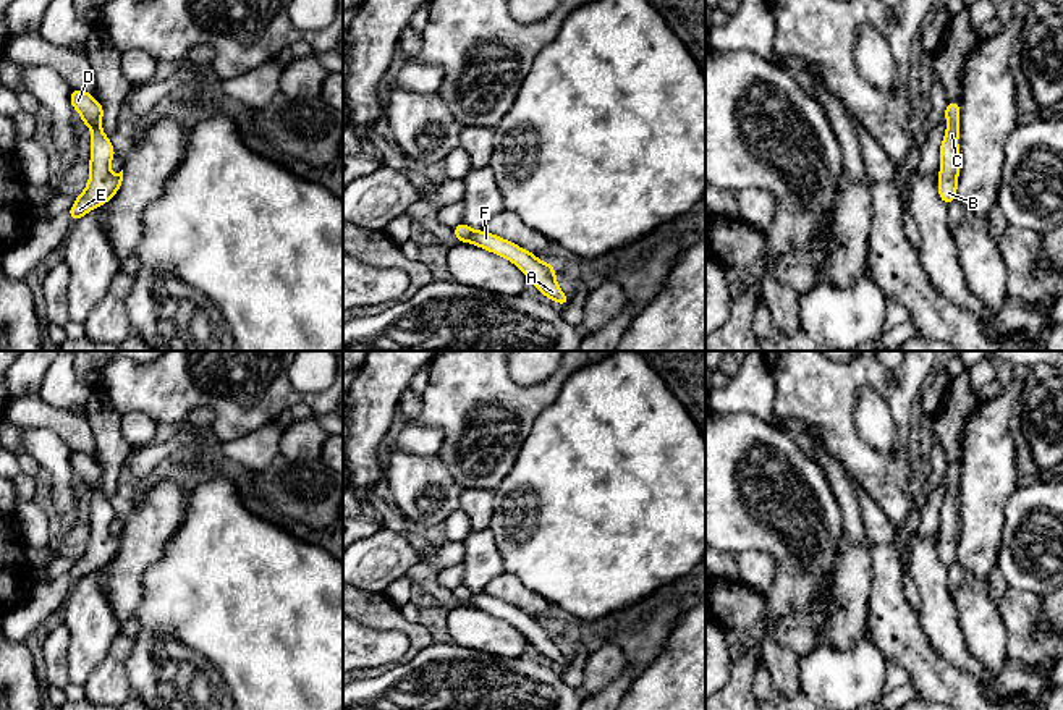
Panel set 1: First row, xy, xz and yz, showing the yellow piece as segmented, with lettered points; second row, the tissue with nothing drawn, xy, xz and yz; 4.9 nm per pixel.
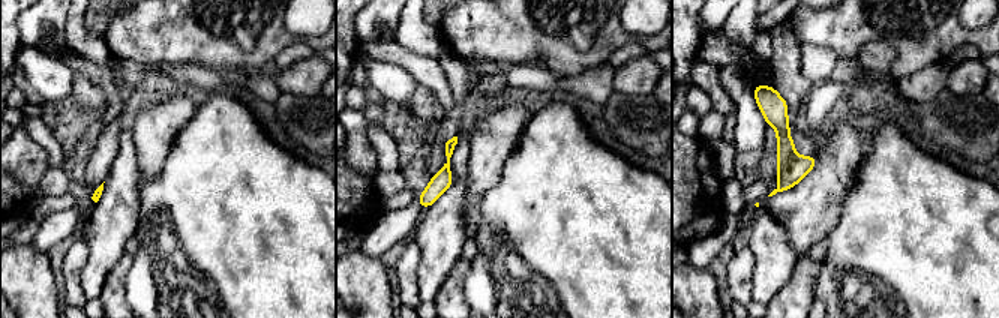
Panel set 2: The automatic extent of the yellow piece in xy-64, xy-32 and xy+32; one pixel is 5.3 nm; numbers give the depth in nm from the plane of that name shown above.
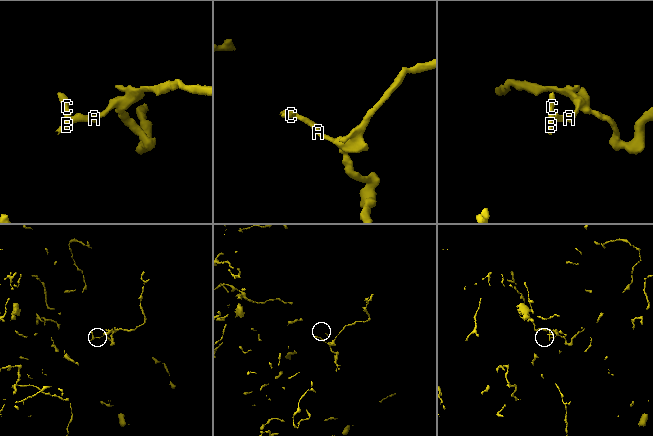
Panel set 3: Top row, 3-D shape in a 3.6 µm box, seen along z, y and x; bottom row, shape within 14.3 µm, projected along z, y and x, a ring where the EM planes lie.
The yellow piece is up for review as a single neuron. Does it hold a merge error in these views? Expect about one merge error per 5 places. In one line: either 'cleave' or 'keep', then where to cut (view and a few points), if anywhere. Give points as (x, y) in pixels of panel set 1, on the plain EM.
keep; no cut

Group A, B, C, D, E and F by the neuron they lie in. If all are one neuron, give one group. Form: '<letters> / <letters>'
A B C D E F

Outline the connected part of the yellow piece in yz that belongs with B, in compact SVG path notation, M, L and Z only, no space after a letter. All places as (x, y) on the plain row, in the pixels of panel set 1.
M959 463L948 464L945 469L947 495L940 509L940 540L938 540L938 558L948 568L956 563L956 547L959 537Z

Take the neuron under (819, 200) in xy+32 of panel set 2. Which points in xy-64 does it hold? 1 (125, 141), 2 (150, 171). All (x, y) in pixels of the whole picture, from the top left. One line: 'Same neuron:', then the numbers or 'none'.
Same neuron: 2

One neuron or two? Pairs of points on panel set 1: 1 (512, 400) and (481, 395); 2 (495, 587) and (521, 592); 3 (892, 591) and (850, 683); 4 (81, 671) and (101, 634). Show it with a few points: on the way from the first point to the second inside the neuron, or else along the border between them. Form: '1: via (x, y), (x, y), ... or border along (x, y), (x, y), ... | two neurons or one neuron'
1: via (503, 400), (489, 397) | one neuron
2: via (502, 587), (515, 592) | one neuron
3: border along (868, 641), (885, 662) | two neurons
4: via (81, 662), (91, 644) | one neuron

